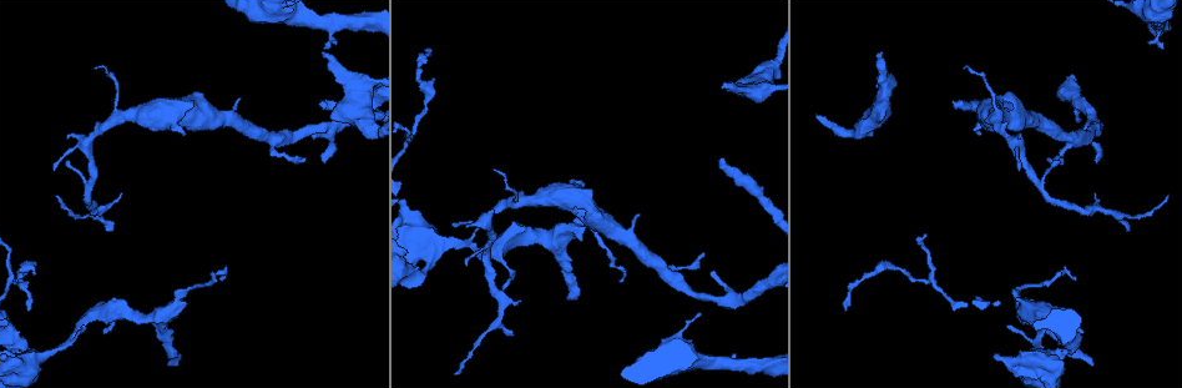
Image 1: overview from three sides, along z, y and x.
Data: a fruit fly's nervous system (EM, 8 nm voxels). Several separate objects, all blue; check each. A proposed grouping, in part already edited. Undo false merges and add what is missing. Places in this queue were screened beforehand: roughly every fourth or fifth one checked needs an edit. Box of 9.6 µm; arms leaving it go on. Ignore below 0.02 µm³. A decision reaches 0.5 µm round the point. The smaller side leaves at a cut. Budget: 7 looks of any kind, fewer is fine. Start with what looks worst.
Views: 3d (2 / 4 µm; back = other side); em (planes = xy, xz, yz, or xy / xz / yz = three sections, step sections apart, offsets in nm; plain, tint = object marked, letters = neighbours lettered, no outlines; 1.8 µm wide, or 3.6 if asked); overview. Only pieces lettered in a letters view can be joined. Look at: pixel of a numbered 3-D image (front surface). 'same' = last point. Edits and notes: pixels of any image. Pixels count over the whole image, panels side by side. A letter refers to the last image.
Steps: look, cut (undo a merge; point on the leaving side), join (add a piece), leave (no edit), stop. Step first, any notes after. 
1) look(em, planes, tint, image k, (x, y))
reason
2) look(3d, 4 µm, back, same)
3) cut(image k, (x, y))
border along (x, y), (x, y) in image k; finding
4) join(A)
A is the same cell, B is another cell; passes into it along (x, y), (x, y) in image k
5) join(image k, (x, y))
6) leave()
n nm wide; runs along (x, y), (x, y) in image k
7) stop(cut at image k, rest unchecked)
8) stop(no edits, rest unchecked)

look(em, planes, letters, image 1, (951, 102))

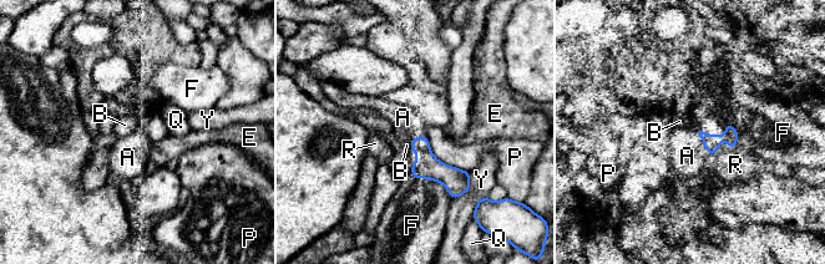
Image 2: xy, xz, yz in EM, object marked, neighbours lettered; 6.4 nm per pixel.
join(A)
100 nm wide; A is the same cell, B, E, F, P, Q, R and Y are other cells; the cell continues

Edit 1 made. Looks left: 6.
look(3d, 2 µm, image 1, (883, 52))
free end

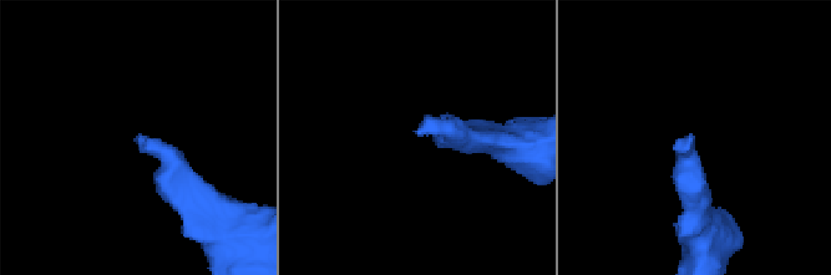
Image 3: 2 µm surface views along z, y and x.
look(em, planes, tint, image 3, (139, 133))
now the EM

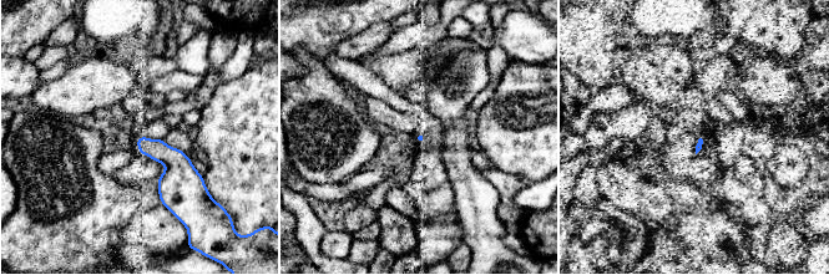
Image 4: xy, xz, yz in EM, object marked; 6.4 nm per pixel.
look(em, planes, letters, same)
see the neighbours

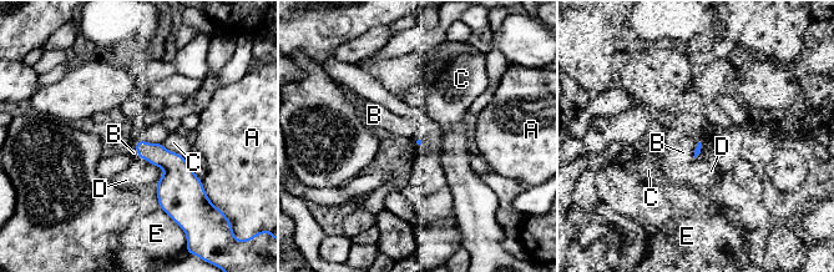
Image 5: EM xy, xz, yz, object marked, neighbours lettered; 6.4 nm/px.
join(B)
B is the same cell, A, C, D and E are other cells; it goes on there

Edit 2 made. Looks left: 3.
look(overview)
see it whole again

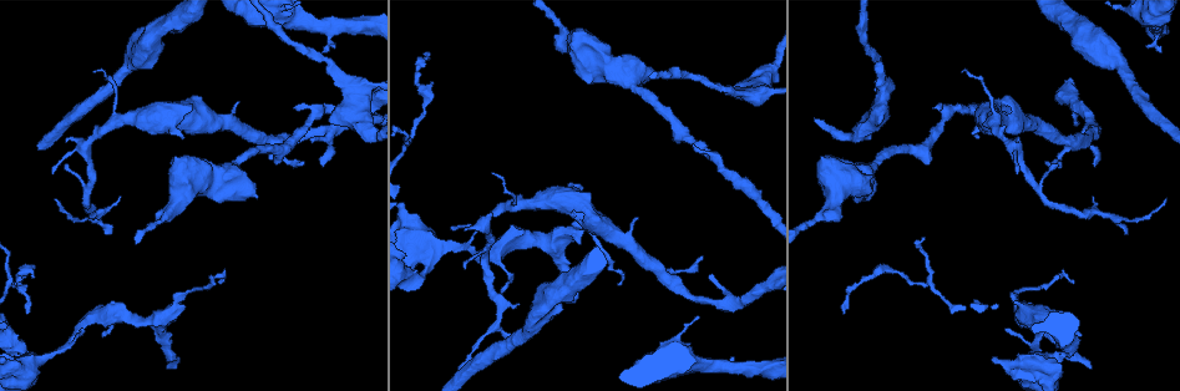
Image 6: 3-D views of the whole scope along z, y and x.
look(em, yz, step 4, letters, image 6, (729, 305))

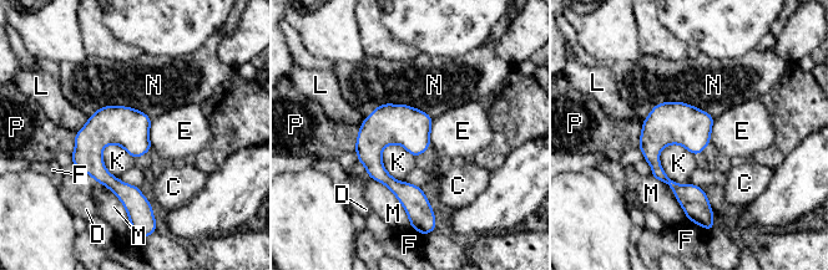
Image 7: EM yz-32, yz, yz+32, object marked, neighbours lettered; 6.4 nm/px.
leave()
N touches over 460 nm; C, D, E, F, K, L, M, N and P are other cells; runs along (661, 106), (654, 162), (695, 207) in image 7; one cell here

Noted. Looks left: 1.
stop(join at image 2, join at image 5, rest unchecked)

